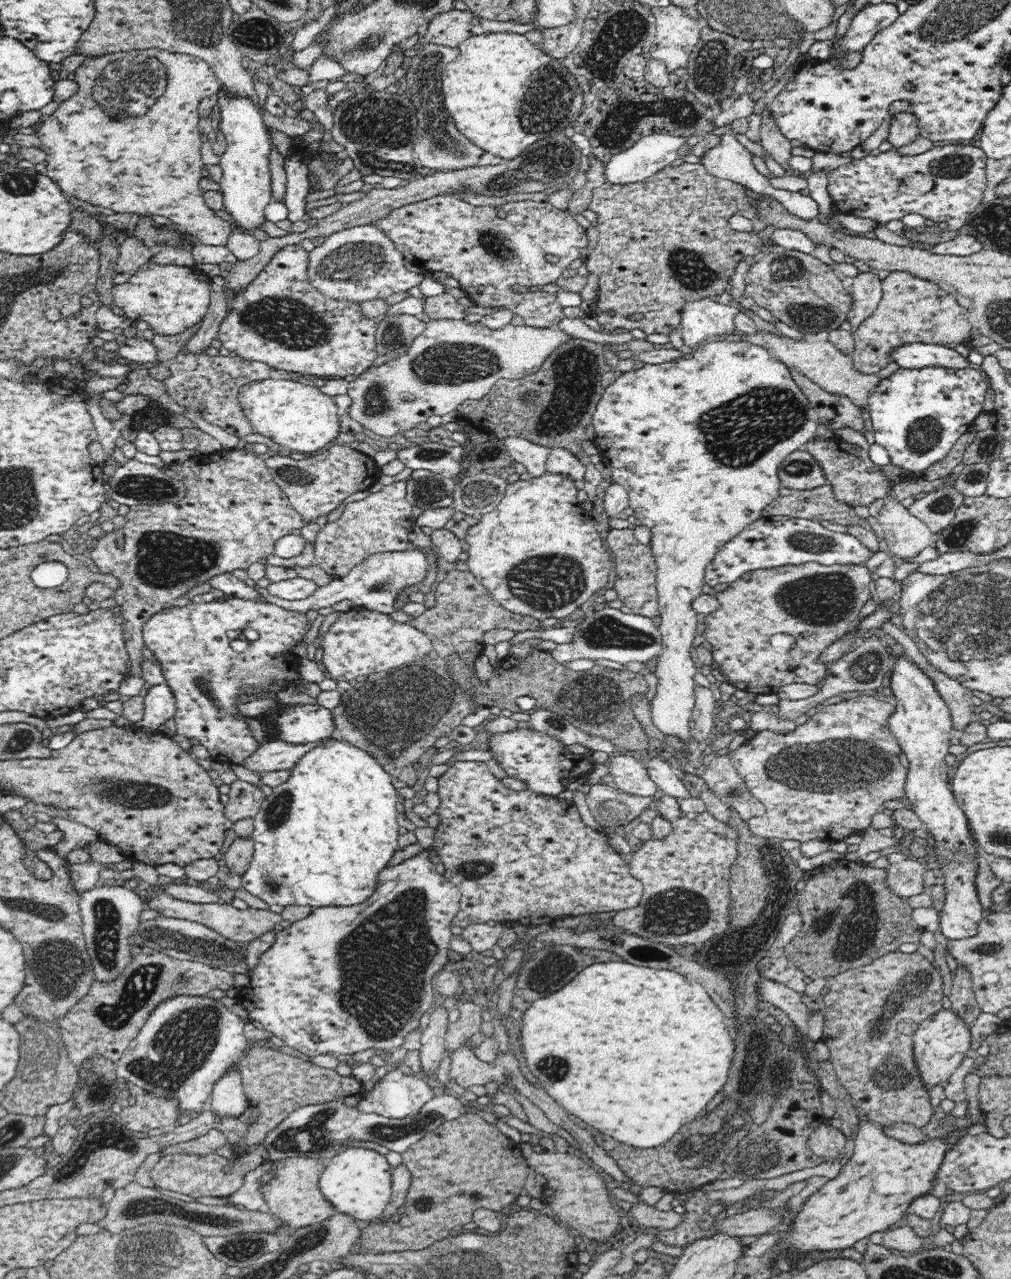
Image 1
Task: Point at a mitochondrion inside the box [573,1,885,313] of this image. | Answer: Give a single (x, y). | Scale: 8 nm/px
(622, 33)

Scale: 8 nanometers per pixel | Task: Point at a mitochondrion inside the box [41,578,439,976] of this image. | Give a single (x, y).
(132, 794)

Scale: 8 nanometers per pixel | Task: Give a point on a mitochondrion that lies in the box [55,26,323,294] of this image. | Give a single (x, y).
(126, 90)

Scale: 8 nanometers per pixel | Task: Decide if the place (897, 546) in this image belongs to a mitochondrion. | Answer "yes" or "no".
no

